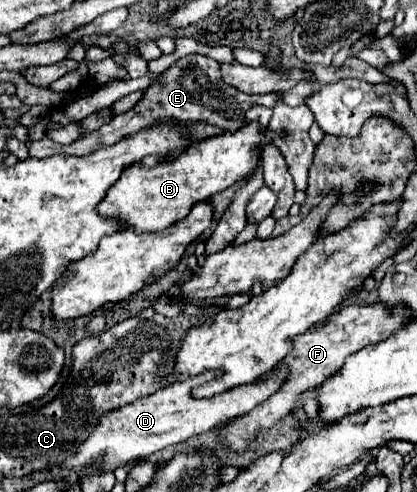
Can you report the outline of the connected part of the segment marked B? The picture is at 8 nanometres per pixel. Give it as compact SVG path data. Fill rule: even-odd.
M252 121L234 133L194 141L178 159L160 161L156 157L148 157L148 163L134 163L122 173L118 183L110 187L102 205L98 205L98 213L114 217L126 227L134 225L138 233L162 231L182 221L196 203L206 201L232 187L236 181L250 177L258 167L260 149L270 145L276 137L282 137L282 133L260 129L258 121Z

